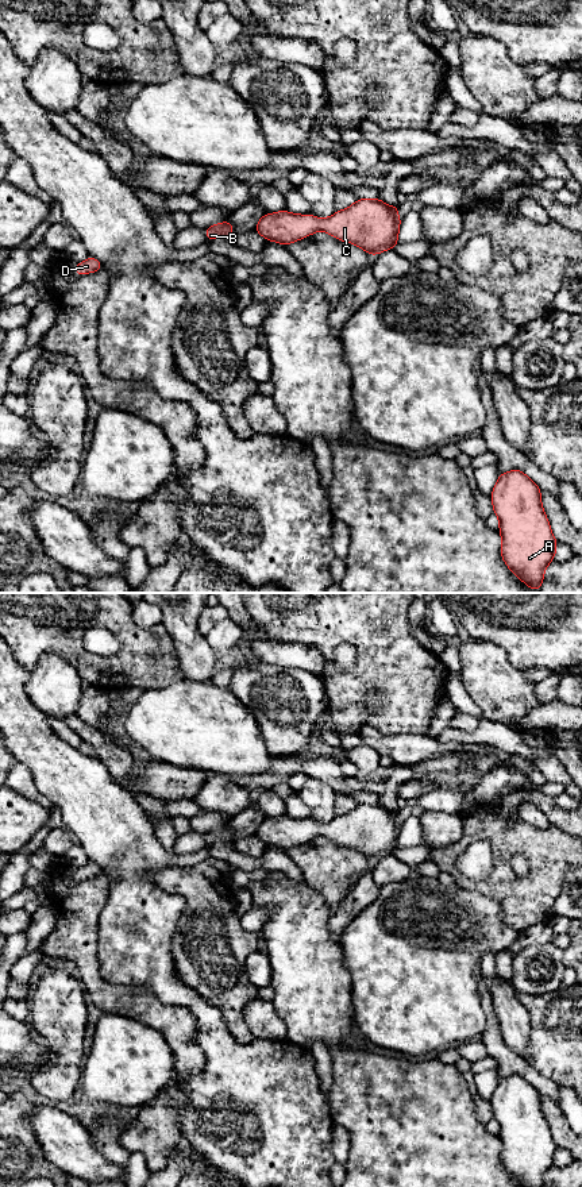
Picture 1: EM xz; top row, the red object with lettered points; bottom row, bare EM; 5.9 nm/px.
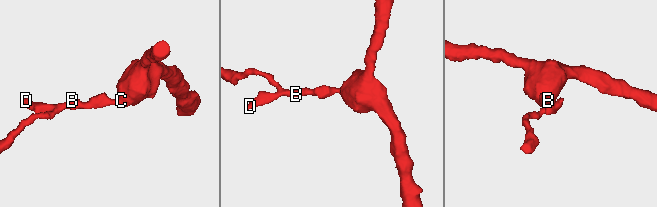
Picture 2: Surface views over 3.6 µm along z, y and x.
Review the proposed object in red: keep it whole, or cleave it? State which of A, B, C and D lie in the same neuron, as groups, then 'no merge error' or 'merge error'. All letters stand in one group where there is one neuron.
A B C D; no merge error

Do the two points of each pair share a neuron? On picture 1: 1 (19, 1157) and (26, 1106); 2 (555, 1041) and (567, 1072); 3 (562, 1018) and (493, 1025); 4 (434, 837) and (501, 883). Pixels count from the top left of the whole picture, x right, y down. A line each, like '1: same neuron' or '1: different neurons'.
1: same neuron
2: same neuron
3: different neurons
4: different neurons

